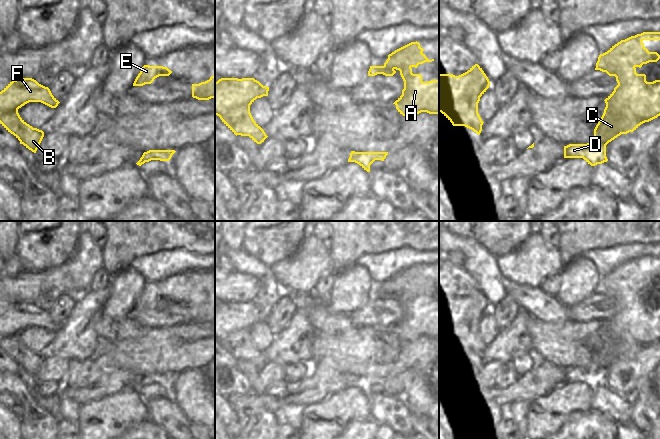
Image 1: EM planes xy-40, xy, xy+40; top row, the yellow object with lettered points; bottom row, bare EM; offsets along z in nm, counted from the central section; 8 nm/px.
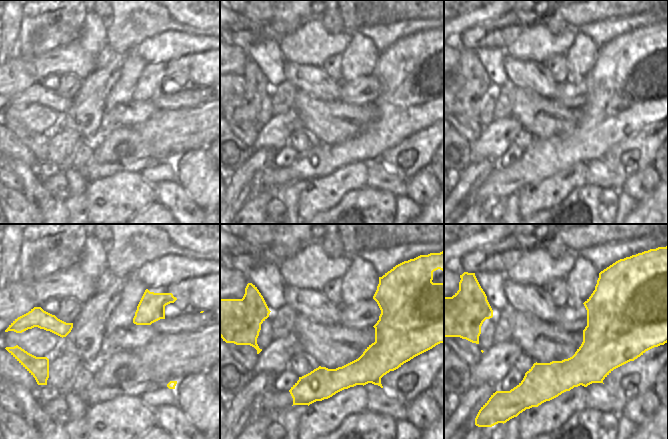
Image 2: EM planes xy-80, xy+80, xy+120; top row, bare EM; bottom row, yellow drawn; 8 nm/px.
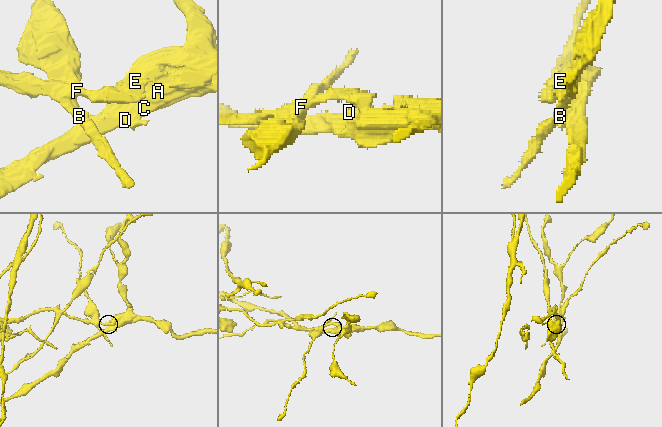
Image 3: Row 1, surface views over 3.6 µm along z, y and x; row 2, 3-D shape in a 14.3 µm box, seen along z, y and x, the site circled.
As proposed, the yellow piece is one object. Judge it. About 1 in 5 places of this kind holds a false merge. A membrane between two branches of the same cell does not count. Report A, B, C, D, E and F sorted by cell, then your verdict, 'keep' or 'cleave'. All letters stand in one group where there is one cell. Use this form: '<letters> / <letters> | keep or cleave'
A C D / B E F | cleave

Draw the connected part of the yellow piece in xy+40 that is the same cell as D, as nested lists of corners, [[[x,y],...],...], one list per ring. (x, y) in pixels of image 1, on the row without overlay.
[[[643,256],[621,264],[607,276],[600,278],[596,292],[611,297],[616,301],[618,309],[604,324],[604,337],[594,353],[594,361],[587,368],[569,368],[564,370],[564,382],[583,382],[591,390],[607,386],[606,369],[620,360],[636,354],[641,348],[660,340],[660,304],[646,305],[645,298],[637,298],[636,292],[643,288],[657,286],[660,279],[649,276],[643,264],[660,264],[660,256]]]

